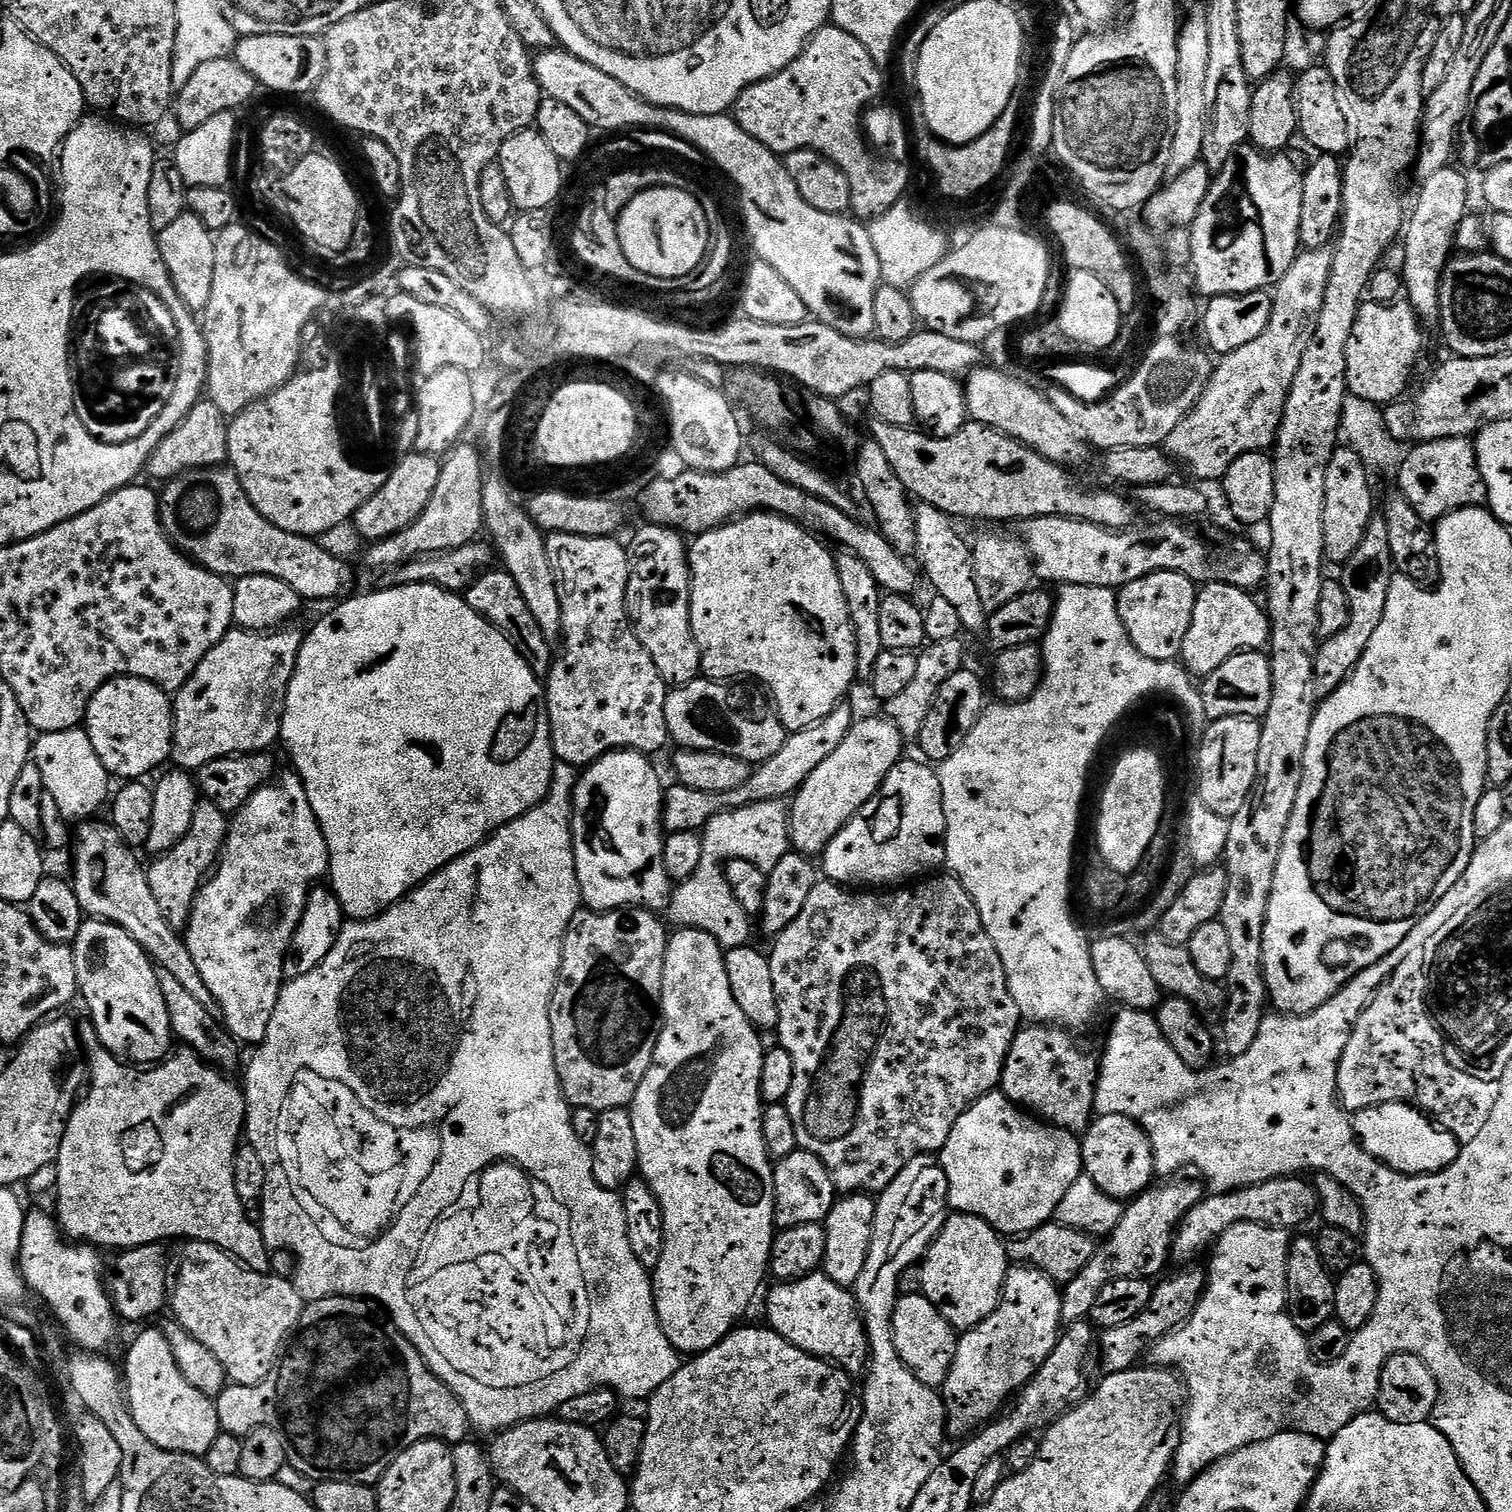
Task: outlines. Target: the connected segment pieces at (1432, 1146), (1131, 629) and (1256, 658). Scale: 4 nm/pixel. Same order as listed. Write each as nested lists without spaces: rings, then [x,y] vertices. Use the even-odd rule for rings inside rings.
[[[1403,1101],[1367,1108],[1355,1113],[1352,1121],[1357,1140],[1363,1148],[1377,1160],[1407,1176],[1440,1172],[1457,1160],[1462,1147],[1452,1132],[1446,1128],[1439,1131],[1421,1109]]]
[[[1155,572],[1119,589],[1116,598],[1118,618],[1122,618],[1130,642],[1134,642],[1136,649],[1146,654],[1146,658],[1176,660],[1190,631],[1190,618],[1194,618],[1197,591],[1198,585],[1193,580],[1177,572]]]
[[[1267,651],[1239,652],[1234,658],[1226,658],[1218,670],[1203,677],[1199,685],[1202,694],[1202,706],[1209,721],[1222,718],[1245,716],[1251,720],[1260,720],[1270,710],[1270,694],[1274,690],[1272,681],[1272,661]]]

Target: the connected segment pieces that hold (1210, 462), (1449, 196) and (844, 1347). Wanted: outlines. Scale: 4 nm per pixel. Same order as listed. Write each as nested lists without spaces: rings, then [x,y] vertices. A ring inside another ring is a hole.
[[[1328,246],[1310,248],[1297,255],[1290,270],[1274,286],[1272,313],[1266,330],[1254,342],[1219,357],[1202,398],[1168,435],[1169,457],[1176,462],[1181,460],[1197,476],[1197,481],[1223,481],[1230,466],[1242,454],[1264,452],[1275,445],[1286,398],[1290,386],[1294,386],[1294,374],[1298,374],[1302,354],[1306,354],[1306,346],[1310,346],[1310,338],[1318,330],[1331,265],[1332,248]]]
[[[1449,166],[1423,177],[1422,183],[1424,185],[1420,188],[1420,197],[1413,208],[1411,205],[1410,215],[1402,229],[1403,295],[1421,321],[1436,322],[1440,319],[1440,274],[1453,255],[1456,231],[1469,211],[1468,180],[1456,166]]]
[[[817,1270],[793,1280],[773,1283],[773,1288],[768,1292],[768,1320],[773,1332],[777,1332],[783,1340],[789,1340],[794,1346],[801,1348],[803,1352],[808,1352],[812,1356],[819,1356],[841,1368],[849,1374],[863,1373],[868,1363],[868,1335],[864,1333],[864,1320],[860,1316],[860,1307],[856,1304],[856,1297],[849,1289],[843,1288],[838,1282],[834,1282],[830,1277],[825,1276],[823,1271]]]

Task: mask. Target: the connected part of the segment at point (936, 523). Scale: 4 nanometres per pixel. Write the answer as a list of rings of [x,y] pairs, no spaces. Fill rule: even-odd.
[[[917,503],[916,513],[916,550],[919,567],[928,575],[930,583],[936,587],[936,596],[946,598],[946,602],[954,605],[958,618],[962,618],[962,629],[983,633],[988,627],[989,613],[982,606],[982,598],[978,595],[978,586],[974,583],[974,562],[969,541],[960,537],[956,529],[957,521],[929,504]]]

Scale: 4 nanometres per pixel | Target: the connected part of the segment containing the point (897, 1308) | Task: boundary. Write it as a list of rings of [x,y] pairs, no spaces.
[[[904,1294],[894,1306],[893,1324],[894,1346],[904,1365],[922,1382],[926,1382],[926,1386],[943,1389],[954,1362],[958,1339],[952,1323],[936,1309],[934,1302],[930,1302],[922,1294]]]

